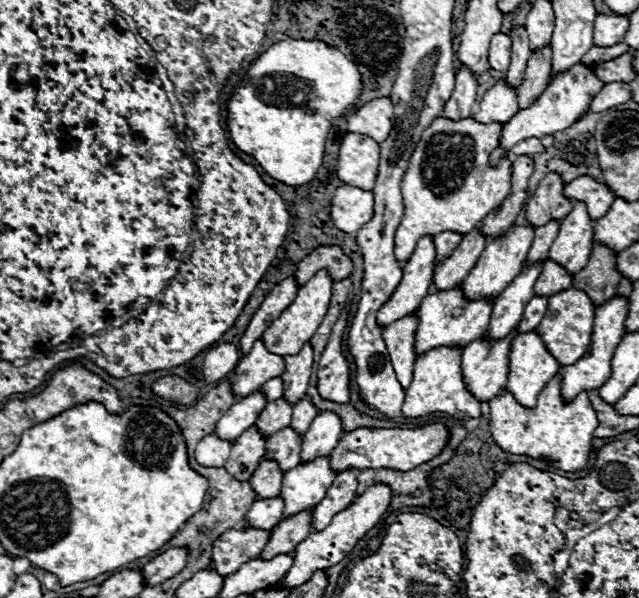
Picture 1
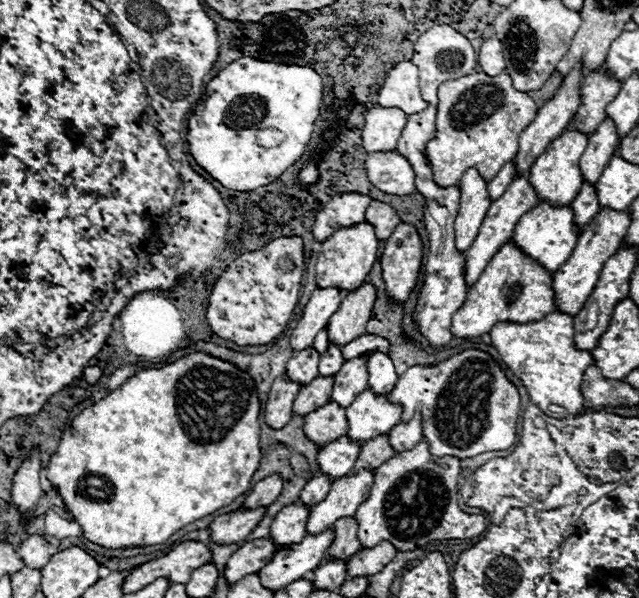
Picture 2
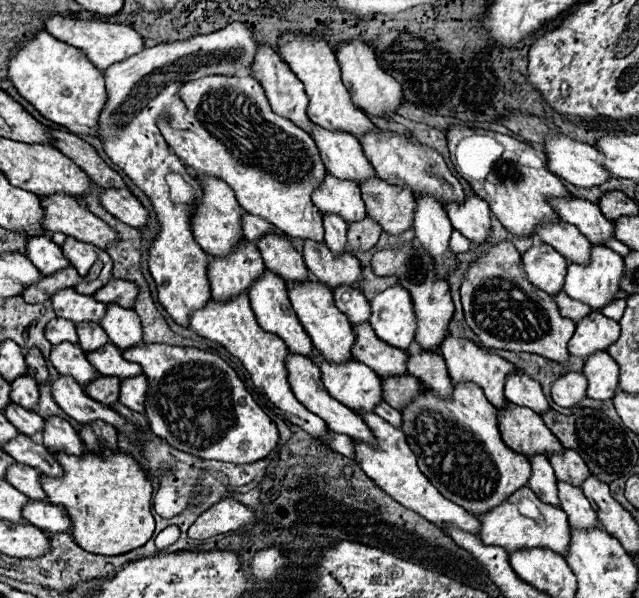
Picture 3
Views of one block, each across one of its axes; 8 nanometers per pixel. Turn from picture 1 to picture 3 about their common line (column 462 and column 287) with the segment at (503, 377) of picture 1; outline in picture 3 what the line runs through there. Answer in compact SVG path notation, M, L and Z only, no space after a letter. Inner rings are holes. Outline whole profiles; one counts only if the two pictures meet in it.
M288 350L288 356L286 356L286 372L290 376L290 388L294 388L294 396L298 400L302 400L302 404L314 412L316 416L320 416L330 430L338 432L338 434L346 434L350 438L356 438L356 440L362 440L362 442L368 442L372 444L374 442L374 436L372 432L368 430L368 426L360 420L360 416L356 416L350 408L346 408L344 404L338 404L338 400L334 400L326 388L322 388L322 380L320 380L320 372L318 372L318 366L310 362L310 358L302 356L302 354L296 354L296 352L290 352Z

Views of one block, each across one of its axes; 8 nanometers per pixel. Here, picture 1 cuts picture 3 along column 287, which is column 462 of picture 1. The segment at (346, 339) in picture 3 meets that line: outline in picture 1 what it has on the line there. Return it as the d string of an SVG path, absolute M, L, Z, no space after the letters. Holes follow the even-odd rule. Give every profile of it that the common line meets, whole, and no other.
M526 224L526 226L512 226L512 228L508 228L506 234L490 240L488 246L484 248L482 256L478 258L478 262L474 266L474 272L470 272L470 276L466 276L466 280L462 282L466 298L482 298L482 296L498 298L502 294L502 290L522 270L524 260L526 260L528 250L530 250L530 244L534 240L534 232L536 232L536 228L530 226L530 224Z

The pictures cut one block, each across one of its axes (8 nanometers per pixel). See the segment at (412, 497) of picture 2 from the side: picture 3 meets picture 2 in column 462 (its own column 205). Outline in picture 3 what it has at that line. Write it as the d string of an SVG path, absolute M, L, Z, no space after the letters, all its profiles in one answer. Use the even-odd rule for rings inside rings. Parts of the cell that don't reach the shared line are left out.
M222 500L220 504L214 504L210 510L198 516L194 522L194 540L206 540L216 534L224 534L230 530L238 530L240 526L252 524L254 512L242 506L236 500Z

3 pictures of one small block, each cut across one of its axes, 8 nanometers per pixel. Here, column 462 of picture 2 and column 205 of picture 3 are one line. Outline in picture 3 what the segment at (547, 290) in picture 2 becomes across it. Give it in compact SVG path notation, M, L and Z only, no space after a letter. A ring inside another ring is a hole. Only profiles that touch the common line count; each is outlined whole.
M240 294L234 296L232 300L226 302L218 302L214 298L210 298L210 302L206 304L206 308L194 310L190 314L190 324L188 330L196 332L202 338L214 340L220 346L224 346L234 358L238 358L242 362L242 366L248 370L254 386L284 414L288 416L286 420L290 420L292 424L306 428L306 432L310 432L314 438L322 438L326 434L326 424L322 418L314 416L310 410L306 410L292 394L288 378L286 378L286 366L284 366L284 358L286 358L286 344L276 336L270 334L266 330L260 328L260 324L256 322L256 316L250 308L248 296Z

